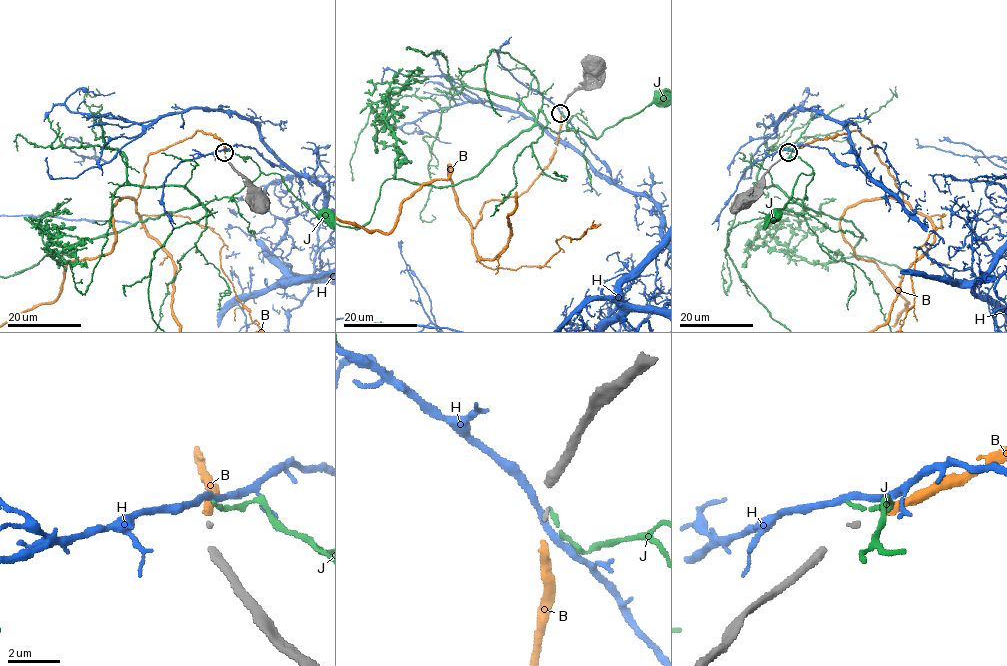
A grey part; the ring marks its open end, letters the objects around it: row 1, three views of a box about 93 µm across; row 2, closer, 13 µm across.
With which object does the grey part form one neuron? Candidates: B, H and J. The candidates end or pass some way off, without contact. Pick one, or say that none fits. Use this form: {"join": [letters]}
{"join": ["B"]}

